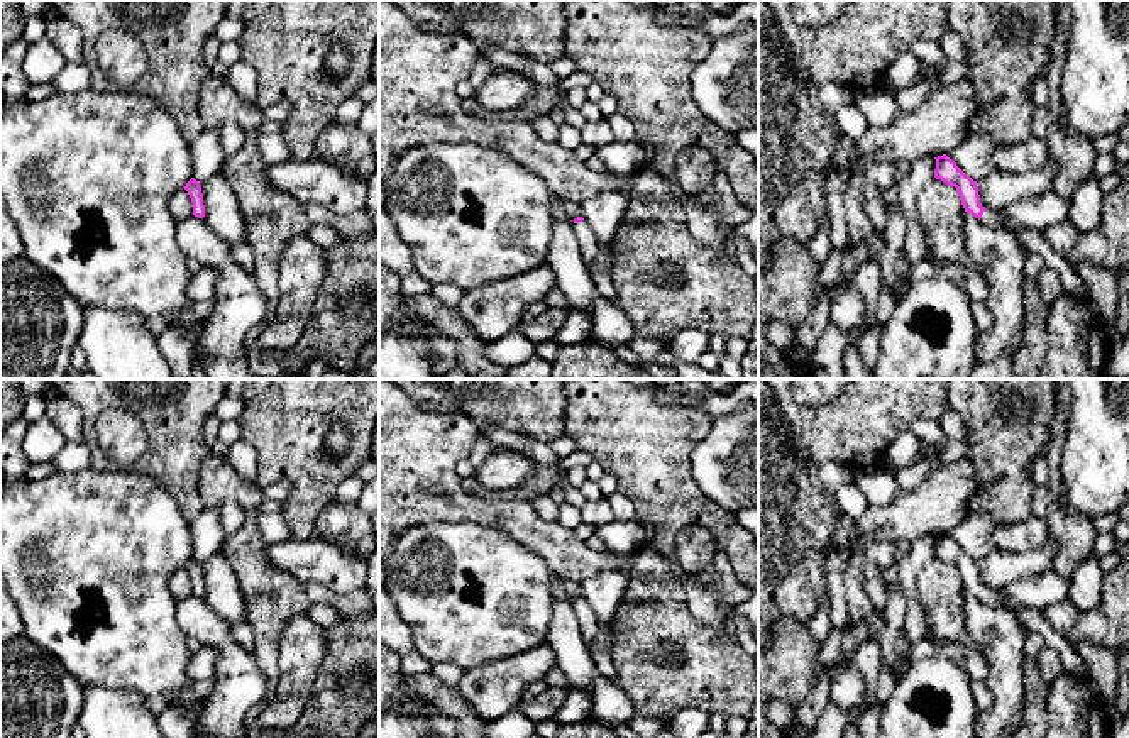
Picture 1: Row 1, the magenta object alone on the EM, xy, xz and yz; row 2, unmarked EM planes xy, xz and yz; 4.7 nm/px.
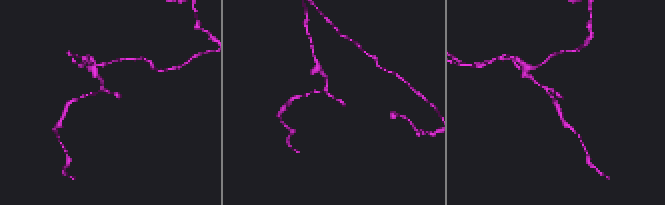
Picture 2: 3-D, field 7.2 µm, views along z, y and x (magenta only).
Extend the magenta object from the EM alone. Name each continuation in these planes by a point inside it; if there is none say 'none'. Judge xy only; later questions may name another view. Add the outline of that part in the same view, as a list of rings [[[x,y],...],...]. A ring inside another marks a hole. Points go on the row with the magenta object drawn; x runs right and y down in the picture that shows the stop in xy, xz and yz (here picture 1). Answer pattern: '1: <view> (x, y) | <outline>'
none

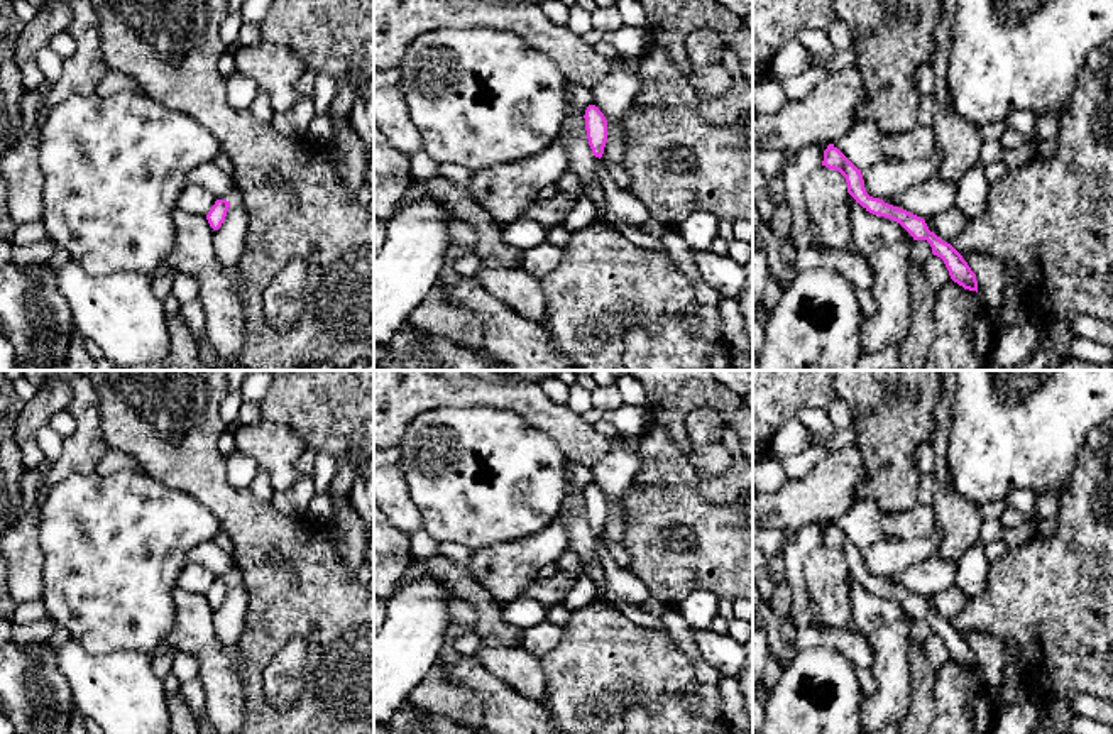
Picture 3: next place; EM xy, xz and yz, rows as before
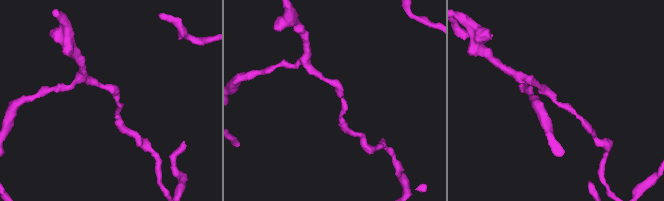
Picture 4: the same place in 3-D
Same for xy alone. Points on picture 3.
none

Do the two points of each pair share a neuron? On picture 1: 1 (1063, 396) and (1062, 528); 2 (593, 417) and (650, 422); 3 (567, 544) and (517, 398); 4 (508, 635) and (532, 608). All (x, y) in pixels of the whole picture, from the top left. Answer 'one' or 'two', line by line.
1: one
2: one
3: two
4: one

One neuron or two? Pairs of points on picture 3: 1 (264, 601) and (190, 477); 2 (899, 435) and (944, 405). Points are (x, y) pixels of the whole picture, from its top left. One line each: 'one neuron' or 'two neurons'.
1: one neuron
2: two neurons

